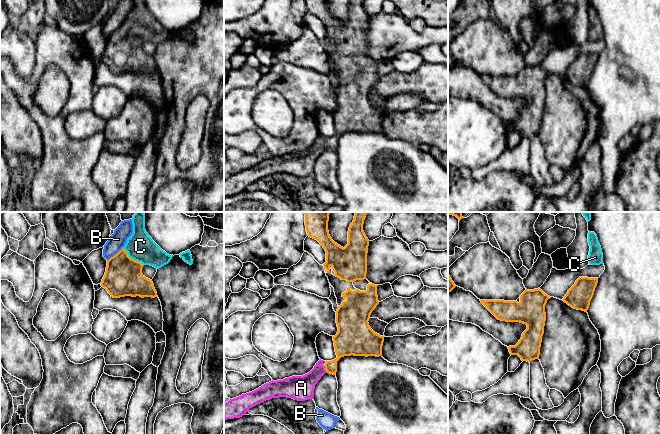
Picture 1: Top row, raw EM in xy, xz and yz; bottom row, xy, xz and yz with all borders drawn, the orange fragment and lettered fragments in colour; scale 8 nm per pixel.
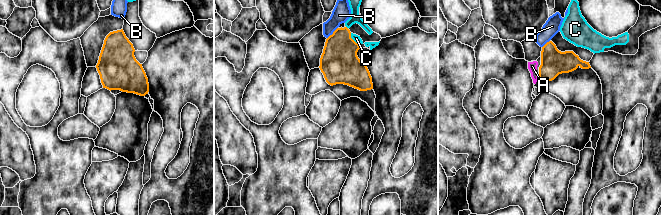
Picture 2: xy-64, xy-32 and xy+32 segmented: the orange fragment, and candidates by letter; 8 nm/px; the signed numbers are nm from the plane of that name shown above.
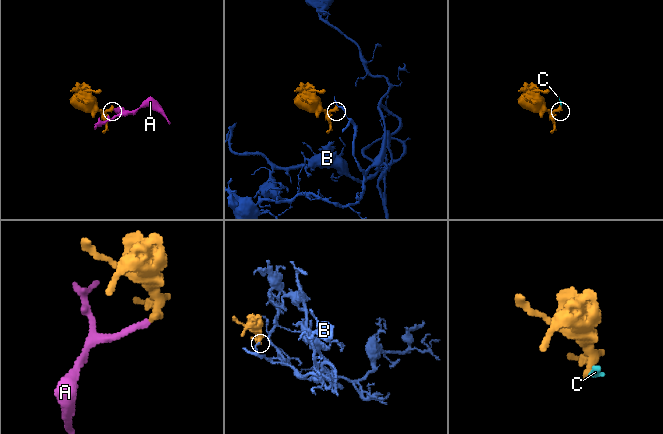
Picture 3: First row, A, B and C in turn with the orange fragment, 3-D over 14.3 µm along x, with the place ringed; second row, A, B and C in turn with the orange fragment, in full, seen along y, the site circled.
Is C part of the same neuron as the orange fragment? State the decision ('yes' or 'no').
yes

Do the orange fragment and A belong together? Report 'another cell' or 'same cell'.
same cell

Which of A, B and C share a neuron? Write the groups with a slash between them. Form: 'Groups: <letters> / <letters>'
Groups: A C / B

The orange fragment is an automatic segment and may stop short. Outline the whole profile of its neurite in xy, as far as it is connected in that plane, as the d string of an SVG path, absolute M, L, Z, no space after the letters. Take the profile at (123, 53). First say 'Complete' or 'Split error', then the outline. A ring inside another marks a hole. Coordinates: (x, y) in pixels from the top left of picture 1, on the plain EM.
Split error. M133 0L133 9L127 15L125 22L113 33L107 36L105 51L101 62L105 64L113 74L125 72L157 73L152 56L142 50L144 41L150 41L157 45L168 40L173 31L163 27L148 11L145 6L145 0Z

